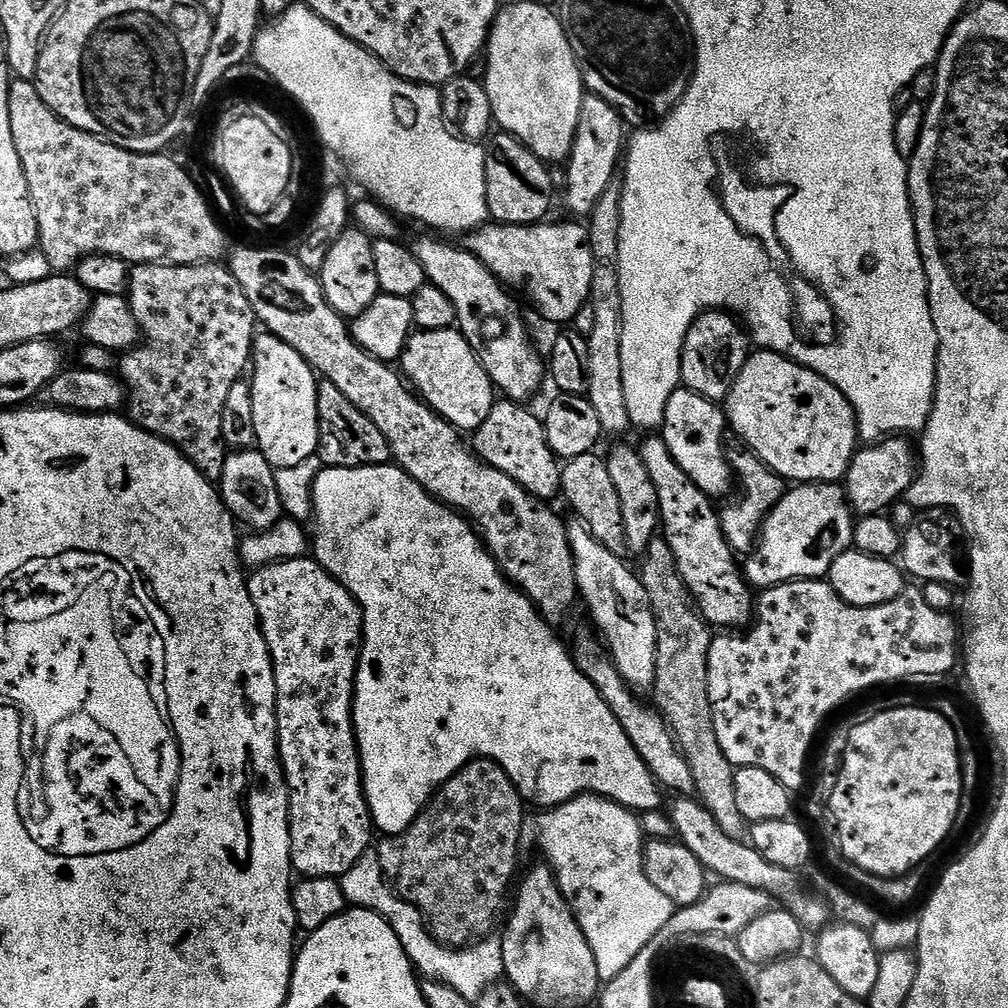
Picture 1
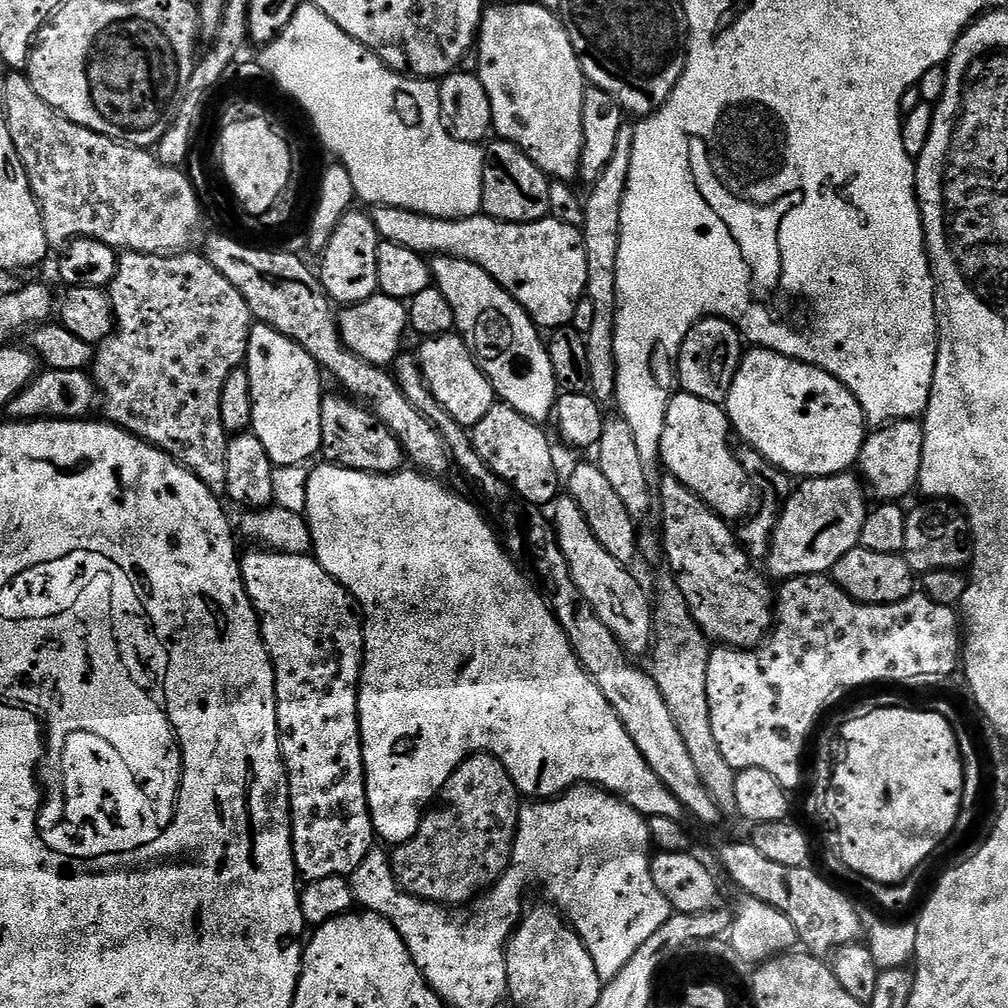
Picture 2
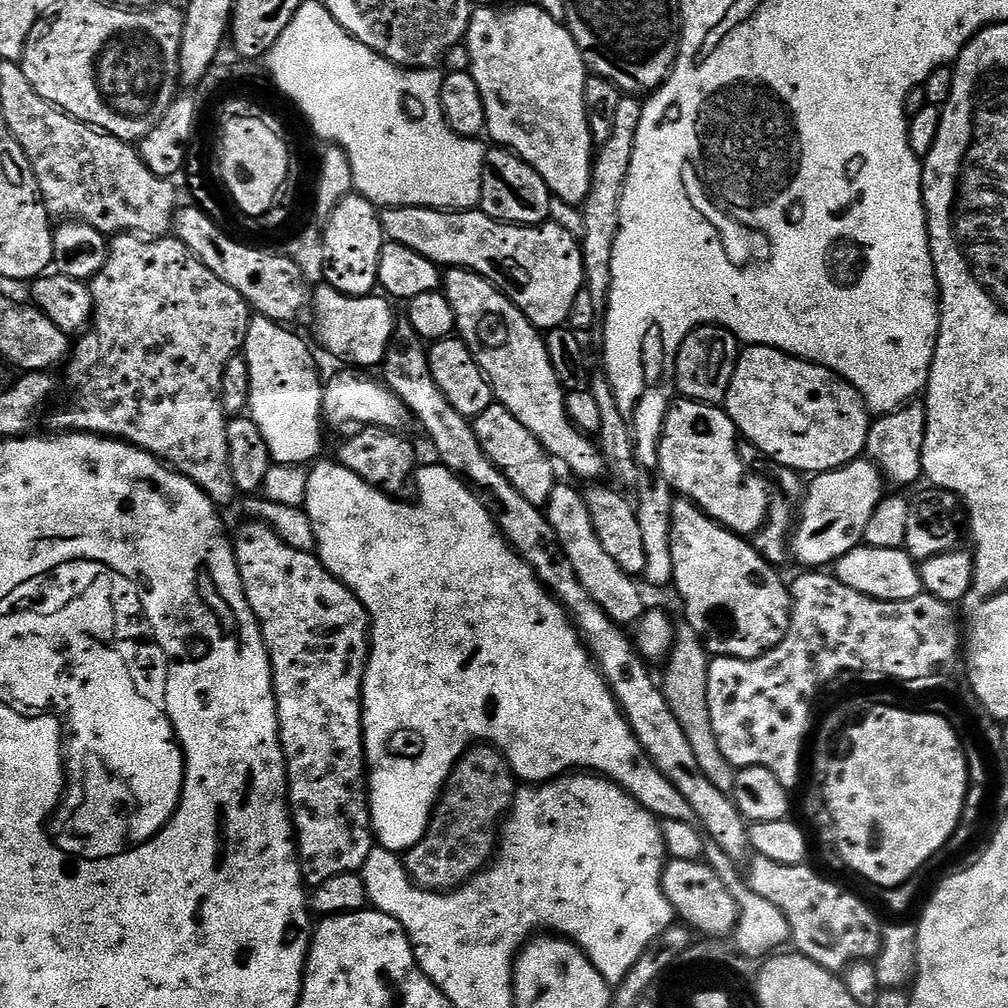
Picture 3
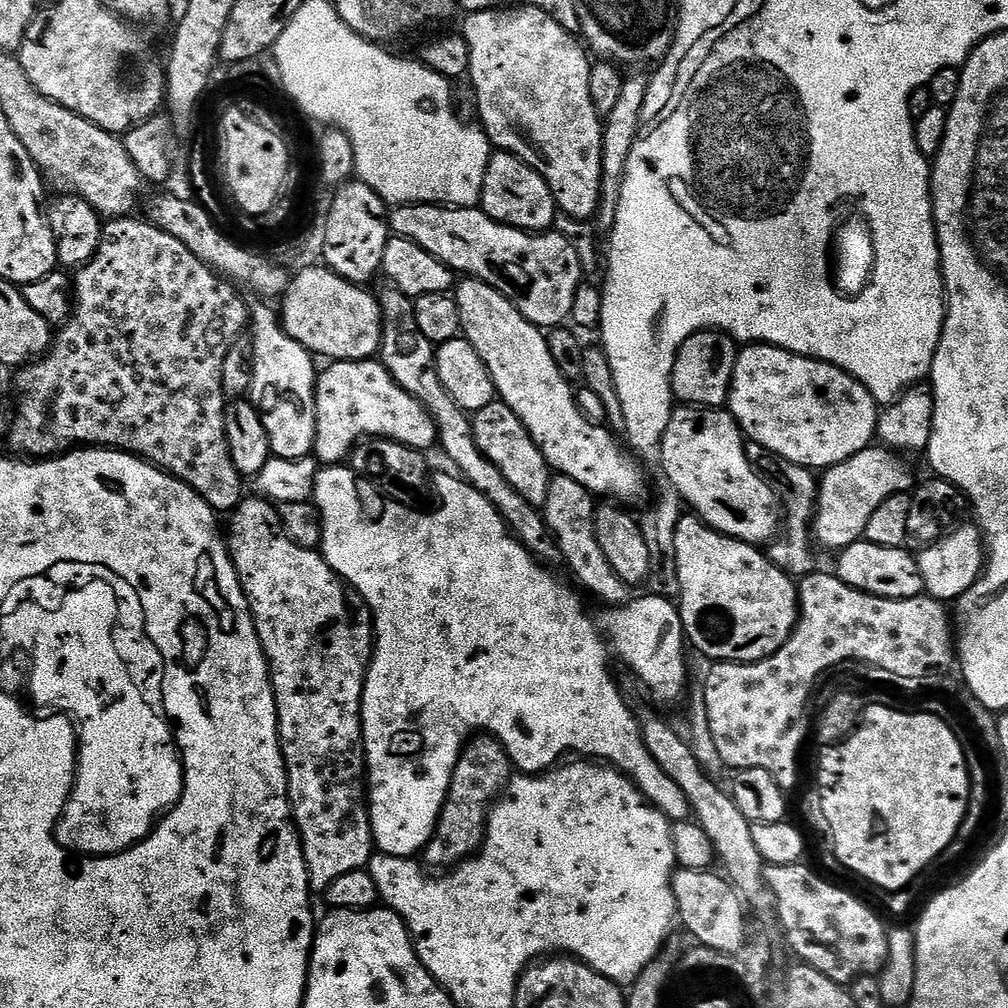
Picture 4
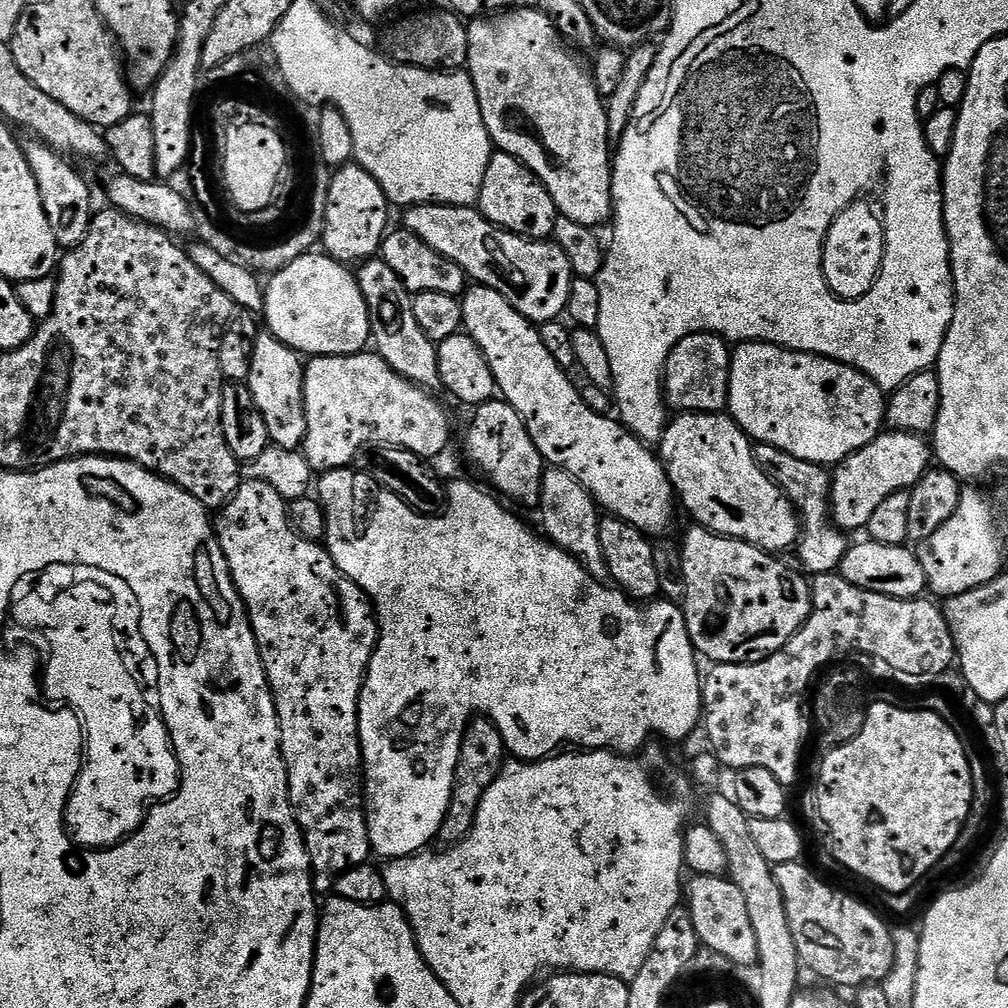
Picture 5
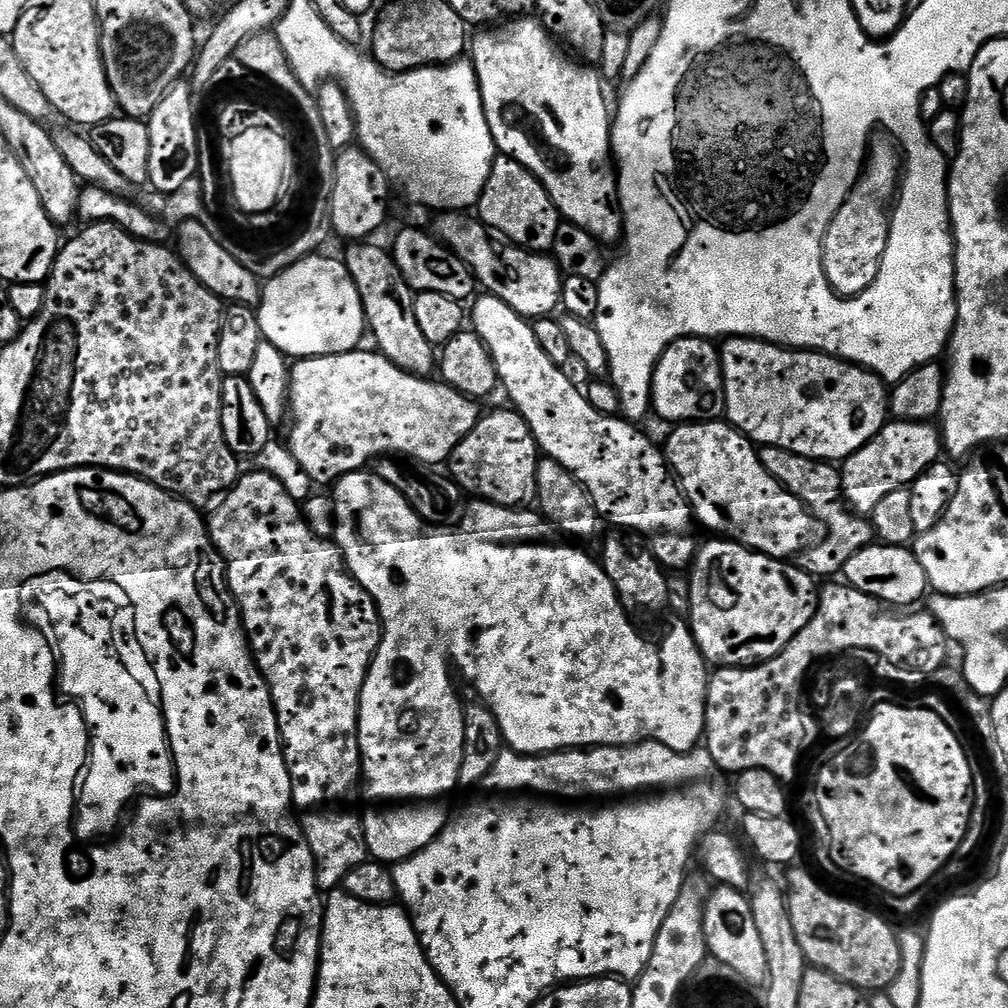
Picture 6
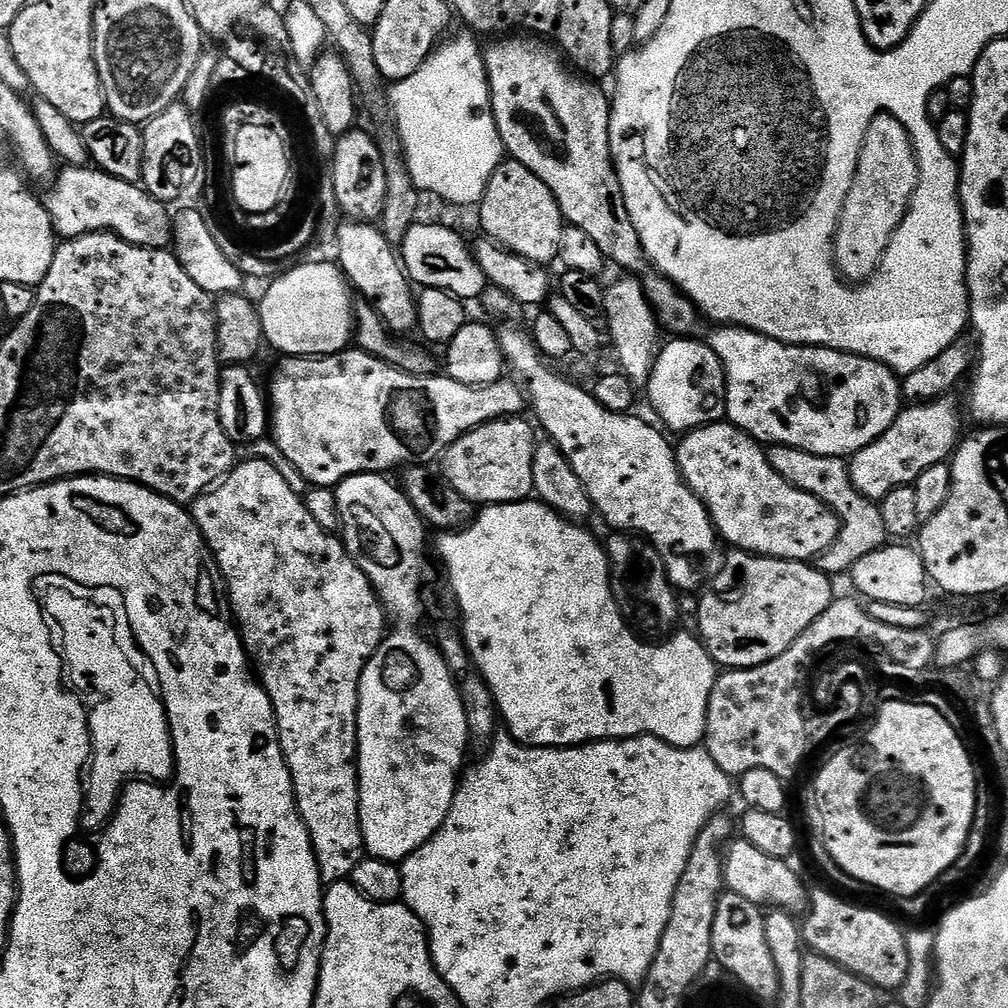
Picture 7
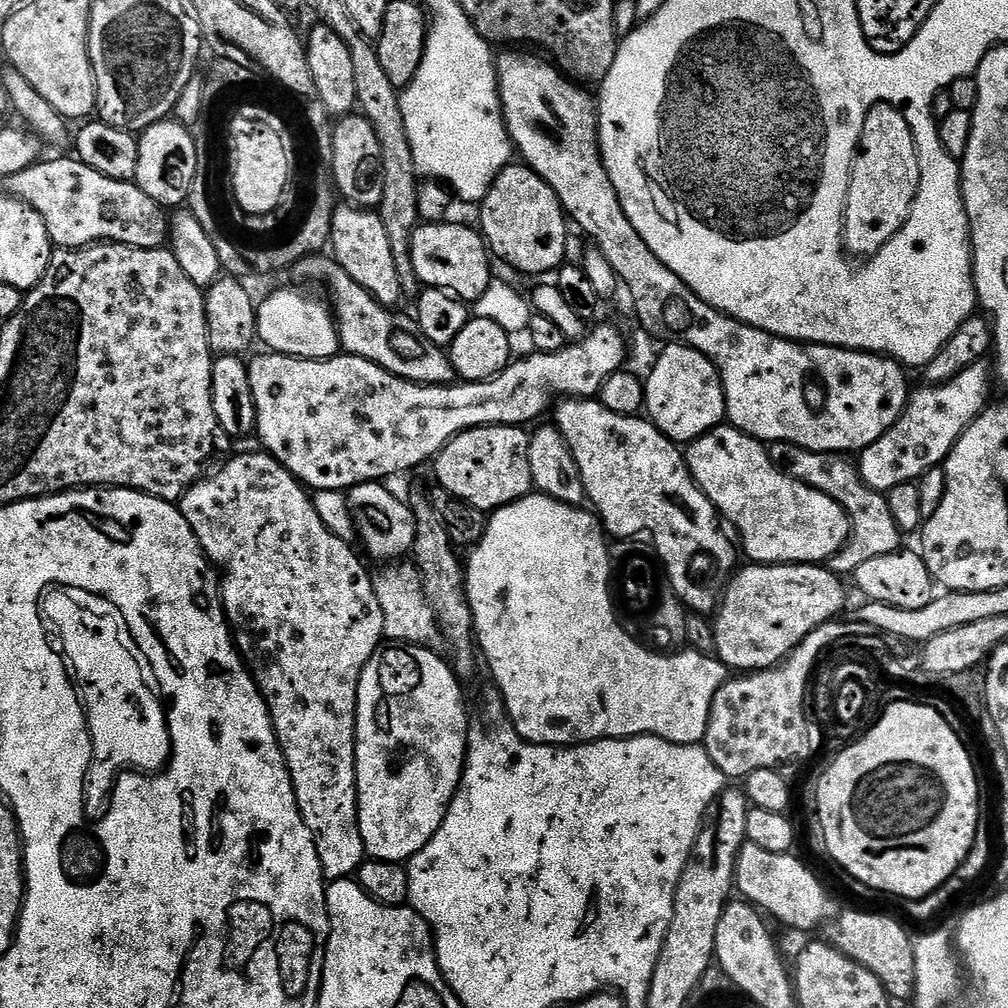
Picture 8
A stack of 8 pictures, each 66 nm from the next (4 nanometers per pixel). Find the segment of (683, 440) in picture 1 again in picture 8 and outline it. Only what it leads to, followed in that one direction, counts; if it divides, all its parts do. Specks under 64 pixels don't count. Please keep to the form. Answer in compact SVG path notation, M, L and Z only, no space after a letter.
M721 426L698 437L687 445L686 459L696 484L710 498L717 513L736 527L736 532L744 543L744 552L751 563L823 565L832 559L832 555L848 541L848 536L852 533L846 510L838 506L834 498L786 475L782 468L774 466L765 445L753 436L747 436L739 428Z

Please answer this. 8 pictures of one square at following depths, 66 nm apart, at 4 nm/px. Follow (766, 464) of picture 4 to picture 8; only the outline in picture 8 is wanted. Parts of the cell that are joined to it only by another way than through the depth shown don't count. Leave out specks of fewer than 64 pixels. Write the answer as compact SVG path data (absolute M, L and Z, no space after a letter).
M771 441L767 445L768 456L774 466L782 468L786 475L792 476L798 482L809 484L814 490L834 498L838 506L846 510L850 518L852 533L848 541L832 555L826 567L841 578L851 577L862 566L862 562L870 562L870 558L882 558L886 554L901 551L902 533L890 514L890 502L885 493L866 486L859 467L852 464L847 455L839 452L815 452L809 448L800 448L797 444Z

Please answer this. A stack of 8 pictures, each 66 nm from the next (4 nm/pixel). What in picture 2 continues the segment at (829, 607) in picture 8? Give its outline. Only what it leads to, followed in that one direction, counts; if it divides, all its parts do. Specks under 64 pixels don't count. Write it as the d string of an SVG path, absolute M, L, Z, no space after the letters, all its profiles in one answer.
M665 475L658 489L658 508L661 508L660 520L664 523L662 531L662 552L671 575L675 576L694 622L708 637L709 641L720 646L751 650L760 647L768 639L774 627L774 592L755 572L753 561L749 560L744 545L740 543L737 533L731 532L729 521L720 516L699 500L678 478Z

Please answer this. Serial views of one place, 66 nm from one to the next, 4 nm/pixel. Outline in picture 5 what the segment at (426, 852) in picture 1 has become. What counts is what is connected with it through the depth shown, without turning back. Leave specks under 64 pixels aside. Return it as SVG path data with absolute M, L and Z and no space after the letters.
M480 714L469 720L458 754L458 766L454 770L454 782L446 818L440 827L439 839L445 840L443 842L445 845L458 844L470 834L474 818L478 814L478 806L482 802L482 794L490 790L490 786L498 778L506 763L504 739L506 739L505 733L500 732L496 723L487 716Z

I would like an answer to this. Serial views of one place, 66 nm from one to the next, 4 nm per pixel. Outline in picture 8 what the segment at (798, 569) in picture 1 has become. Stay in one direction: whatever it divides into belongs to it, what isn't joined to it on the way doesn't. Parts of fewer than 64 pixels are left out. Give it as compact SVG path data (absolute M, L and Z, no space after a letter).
M984 362L971 364L950 378L950 382L928 384L909 395L904 413L896 424L890 426L878 442L859 453L858 467L866 486L886 494L894 490L894 486L919 481L925 472L943 465L960 435L989 407L988 395L992 392L994 376L986 365Z

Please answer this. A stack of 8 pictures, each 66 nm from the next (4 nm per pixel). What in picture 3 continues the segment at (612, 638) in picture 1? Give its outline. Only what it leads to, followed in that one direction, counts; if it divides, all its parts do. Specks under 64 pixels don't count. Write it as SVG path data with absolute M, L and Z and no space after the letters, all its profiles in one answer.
M558 482L548 499L546 515L550 526L554 526L554 534L558 534L558 542L562 542L562 550L566 550L566 558L570 558L574 566L574 574L578 574L578 582L586 586L586 594L590 594L590 598L602 606L615 624L635 625L646 611L644 596L640 593L641 585L633 577L627 576L622 566L618 566L618 562L606 554L606 550L602 550L598 534L594 534L594 522L590 522L590 510L586 510L583 491L579 487L571 488L564 482Z

